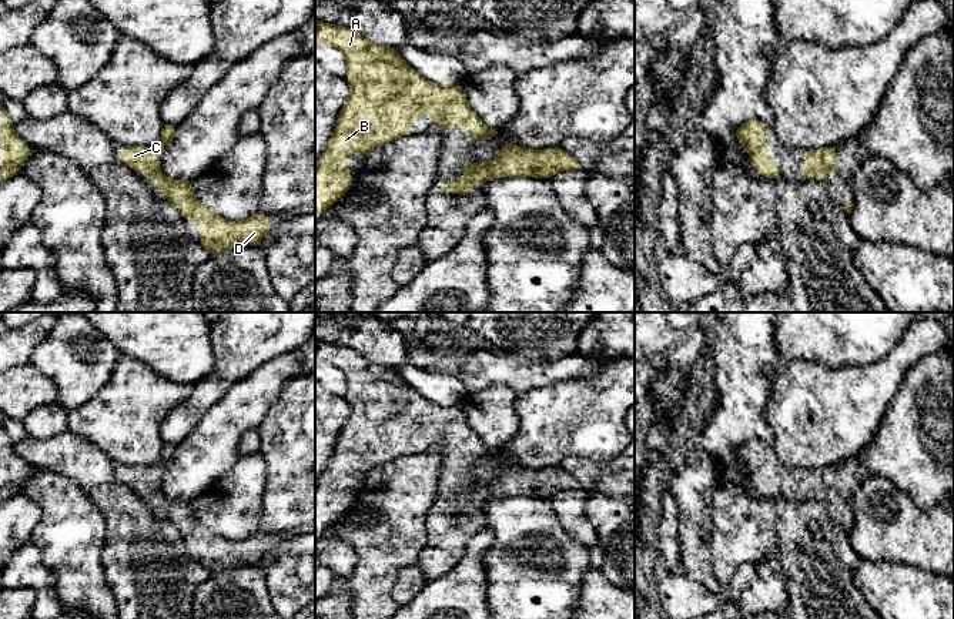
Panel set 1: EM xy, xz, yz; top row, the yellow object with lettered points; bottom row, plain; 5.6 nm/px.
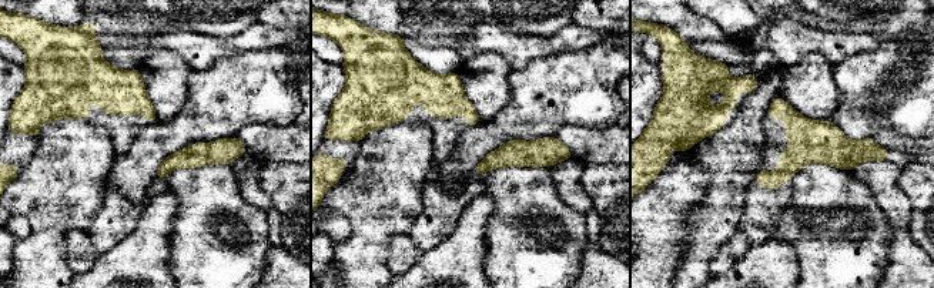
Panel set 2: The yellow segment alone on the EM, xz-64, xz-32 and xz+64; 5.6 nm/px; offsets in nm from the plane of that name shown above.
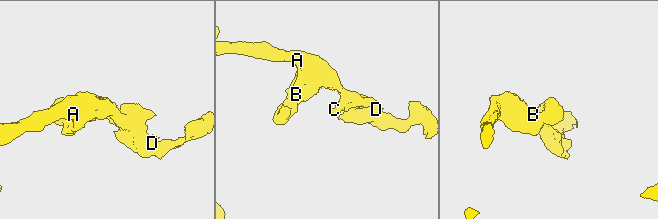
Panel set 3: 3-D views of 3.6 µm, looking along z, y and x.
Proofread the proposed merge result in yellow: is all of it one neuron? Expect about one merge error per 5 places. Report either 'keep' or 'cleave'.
keep

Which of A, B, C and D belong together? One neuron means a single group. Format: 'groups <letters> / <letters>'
groups A B C D

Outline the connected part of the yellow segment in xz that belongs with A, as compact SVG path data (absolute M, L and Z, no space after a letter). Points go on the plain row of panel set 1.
M315 339L315 365L319 362L328 362L345 374L351 415L341 429L334 454L315 485L315 539L352 506L351 486L341 478L345 474L357 472L366 476L375 466L408 455L414 441L422 435L425 422L431 424L428 435L439 446L461 448L469 444L473 461L492 458L498 454L498 451L488 449L468 425L461 404L443 406L428 401L401 378L398 368L376 365L354 348Z

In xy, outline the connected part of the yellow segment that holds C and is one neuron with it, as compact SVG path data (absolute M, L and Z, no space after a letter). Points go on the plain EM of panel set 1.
M124 466L120 481L134 491L147 492L153 506L164 512L164 518L174 523L184 539L200 542L198 562L217 575L225 569L241 565L260 565L267 551L272 546L267 533L257 532L242 541L228 541L204 526L193 513L195 501L170 499L161 492L160 479L151 478L150 466Z

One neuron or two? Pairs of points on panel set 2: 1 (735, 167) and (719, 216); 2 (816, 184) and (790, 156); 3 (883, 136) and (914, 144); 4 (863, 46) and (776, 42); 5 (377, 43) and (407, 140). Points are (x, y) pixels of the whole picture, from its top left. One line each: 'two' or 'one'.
1: one
2: two
3: one
4: one
5: two

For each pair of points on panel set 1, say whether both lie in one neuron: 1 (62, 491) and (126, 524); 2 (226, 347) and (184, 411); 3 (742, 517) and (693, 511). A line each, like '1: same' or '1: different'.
1: different
2: same
3: different

